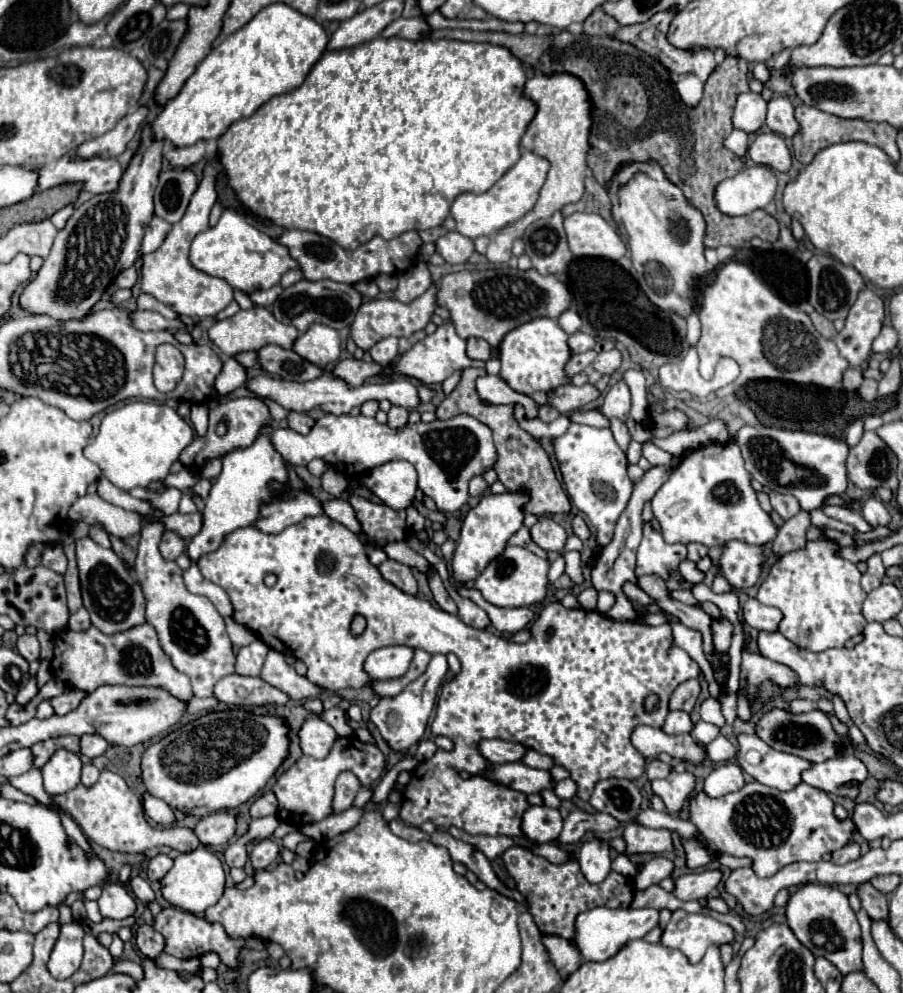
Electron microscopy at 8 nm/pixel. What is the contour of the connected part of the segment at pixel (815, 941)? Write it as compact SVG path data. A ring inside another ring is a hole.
M808 883L800 887L786 905L786 919L798 941L808 947L816 957L828 959L842 975L854 973L862 967L862 939L856 913L850 909L848 895L838 887Z

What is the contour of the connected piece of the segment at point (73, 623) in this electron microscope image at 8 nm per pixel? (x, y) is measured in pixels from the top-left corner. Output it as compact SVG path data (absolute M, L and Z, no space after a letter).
M80 607L76 613L70 615L70 621L68 621L68 629L72 631L84 631L88 629L92 623L90 623L90 617L88 617L88 611L84 607Z

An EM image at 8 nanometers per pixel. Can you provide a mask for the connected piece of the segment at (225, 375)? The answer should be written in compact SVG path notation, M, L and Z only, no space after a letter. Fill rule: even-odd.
M230 357L222 369L222 373L216 379L216 391L220 395L228 395L230 391L238 389L246 381L246 367L236 359Z

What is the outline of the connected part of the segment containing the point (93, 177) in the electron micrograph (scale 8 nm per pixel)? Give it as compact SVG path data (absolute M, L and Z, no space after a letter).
M62 157L56 163L40 169L38 191L46 191L64 183L82 183L84 189L94 195L112 193L118 189L120 177L122 167L116 159L94 157L88 161L72 161L70 157Z

